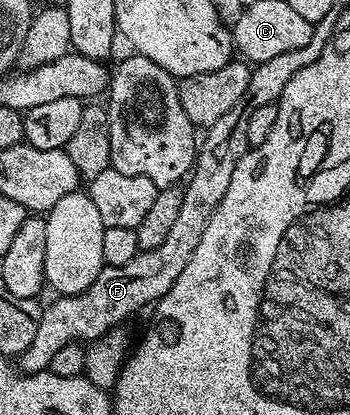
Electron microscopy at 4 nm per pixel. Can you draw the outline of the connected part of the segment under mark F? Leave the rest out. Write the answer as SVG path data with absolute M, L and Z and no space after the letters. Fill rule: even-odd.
M324 18L322 22L314 25L311 44L295 52L283 52L283 56L275 56L275 60L258 62L253 66L251 84L249 90L243 92L243 100L239 100L239 104L235 104L231 112L219 116L219 120L215 120L215 124L211 124L204 131L191 177L183 186L183 205L163 244L159 244L159 248L140 251L122 266L106 265L99 272L99 276L95 276L95 284L91 284L91 288L79 294L54 297L54 302L42 309L35 340L31 340L27 352L19 356L21 373L38 374L48 370L51 356L55 356L59 348L72 342L91 343L97 338L102 338L107 331L128 323L128 318L136 310L141 310L144 306L152 307L167 293L171 284L179 280L179 272L187 268L187 260L195 256L195 248L199 248L199 240L203 240L207 220L215 216L219 200L223 200L227 187L231 185L235 164L239 164L239 160L243 160L243 156L251 149L247 144L247 122L251 120L251 112L255 112L257 106L277 103L283 88L287 88L291 78L309 64L315 64L315 60L319 60L323 48L331 40L334 29L334 19Z

